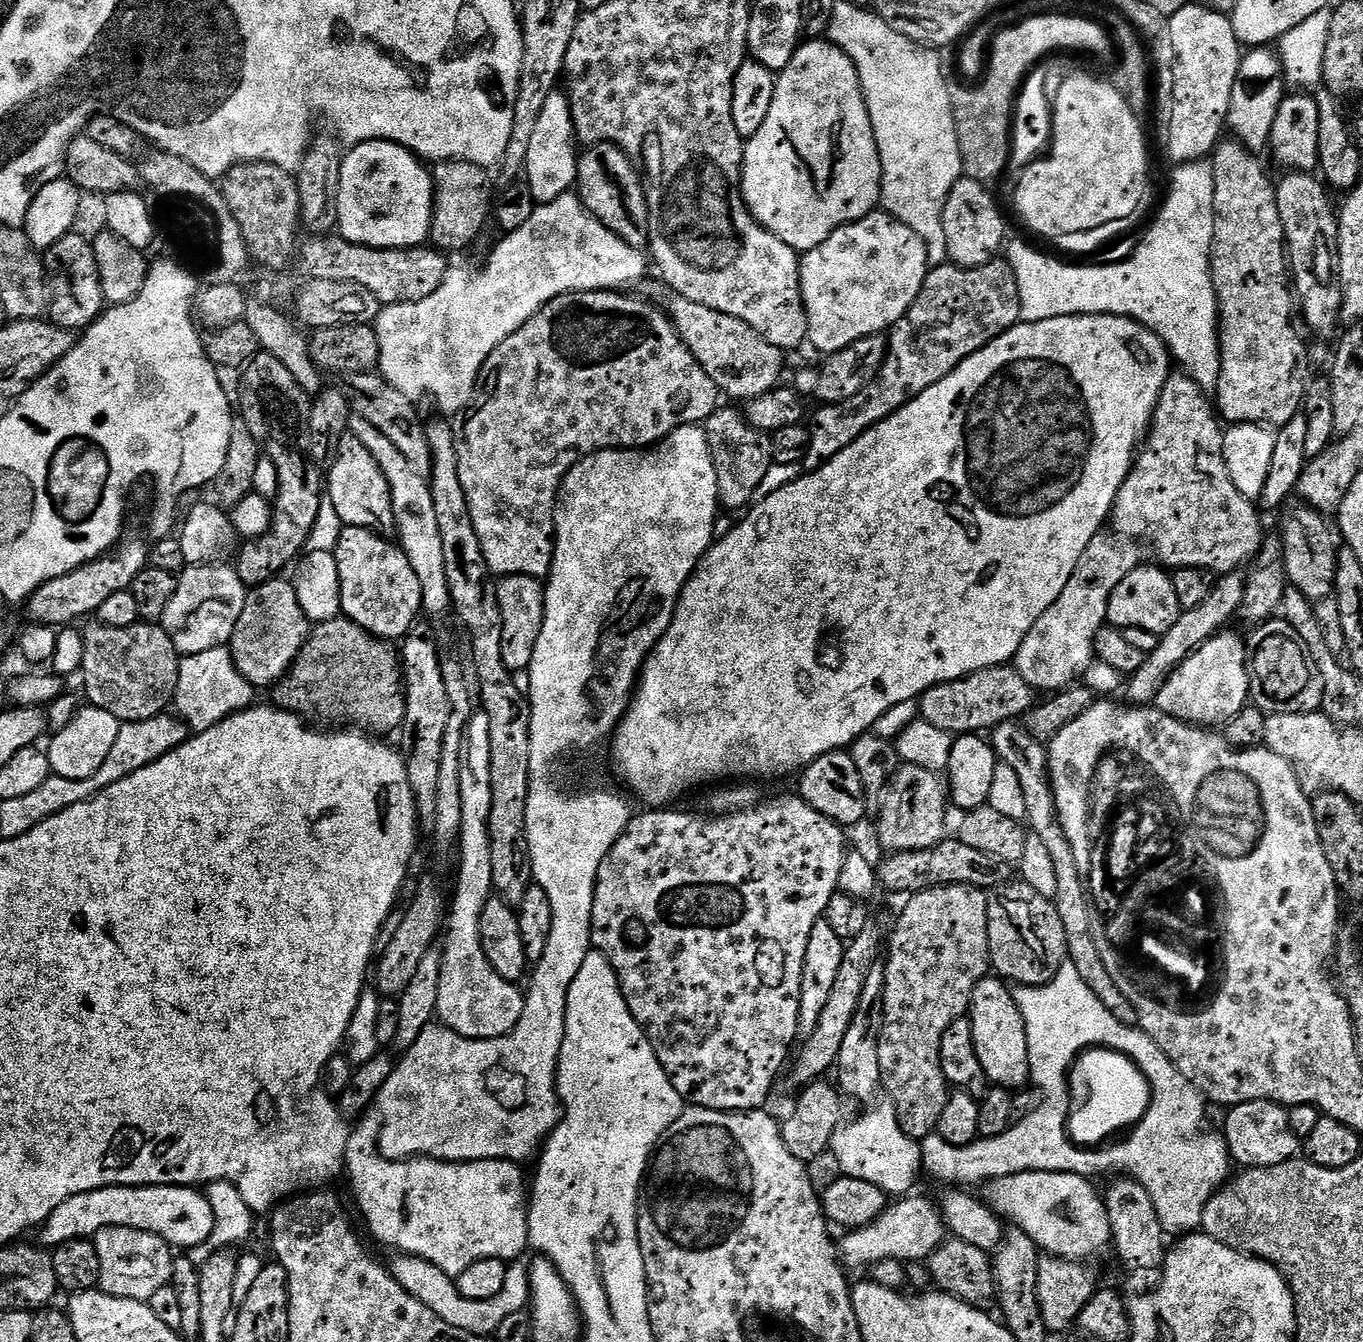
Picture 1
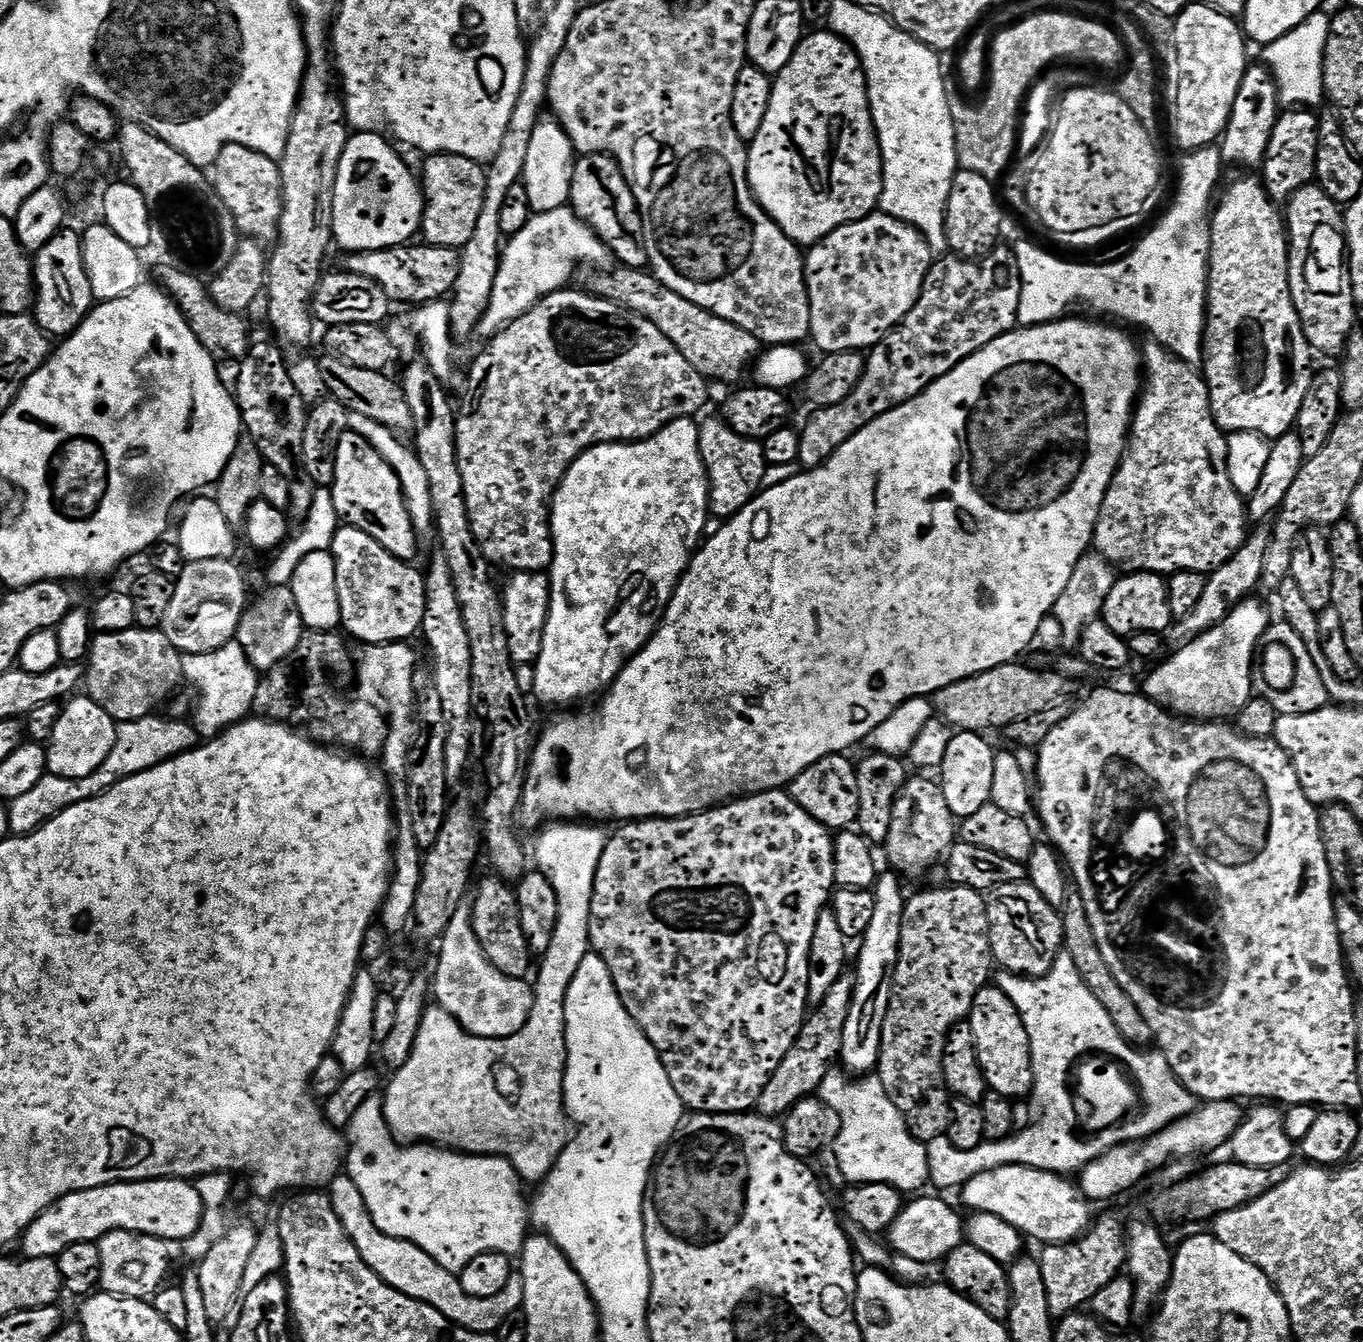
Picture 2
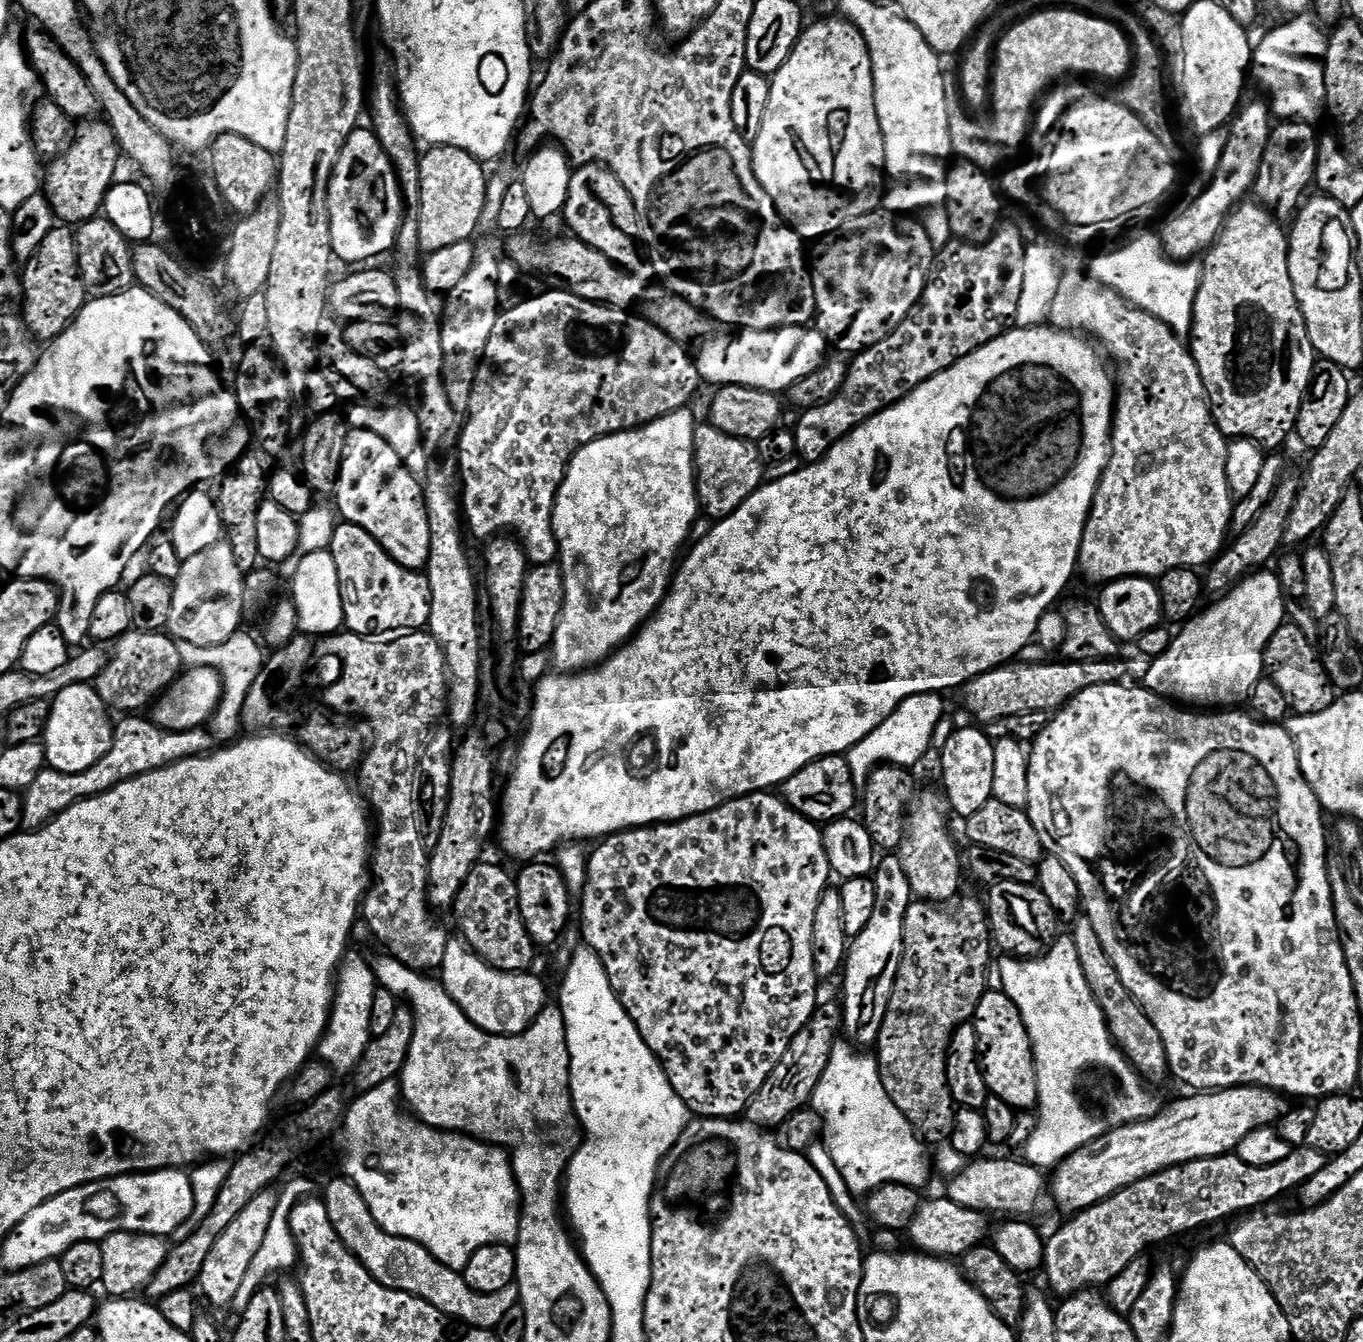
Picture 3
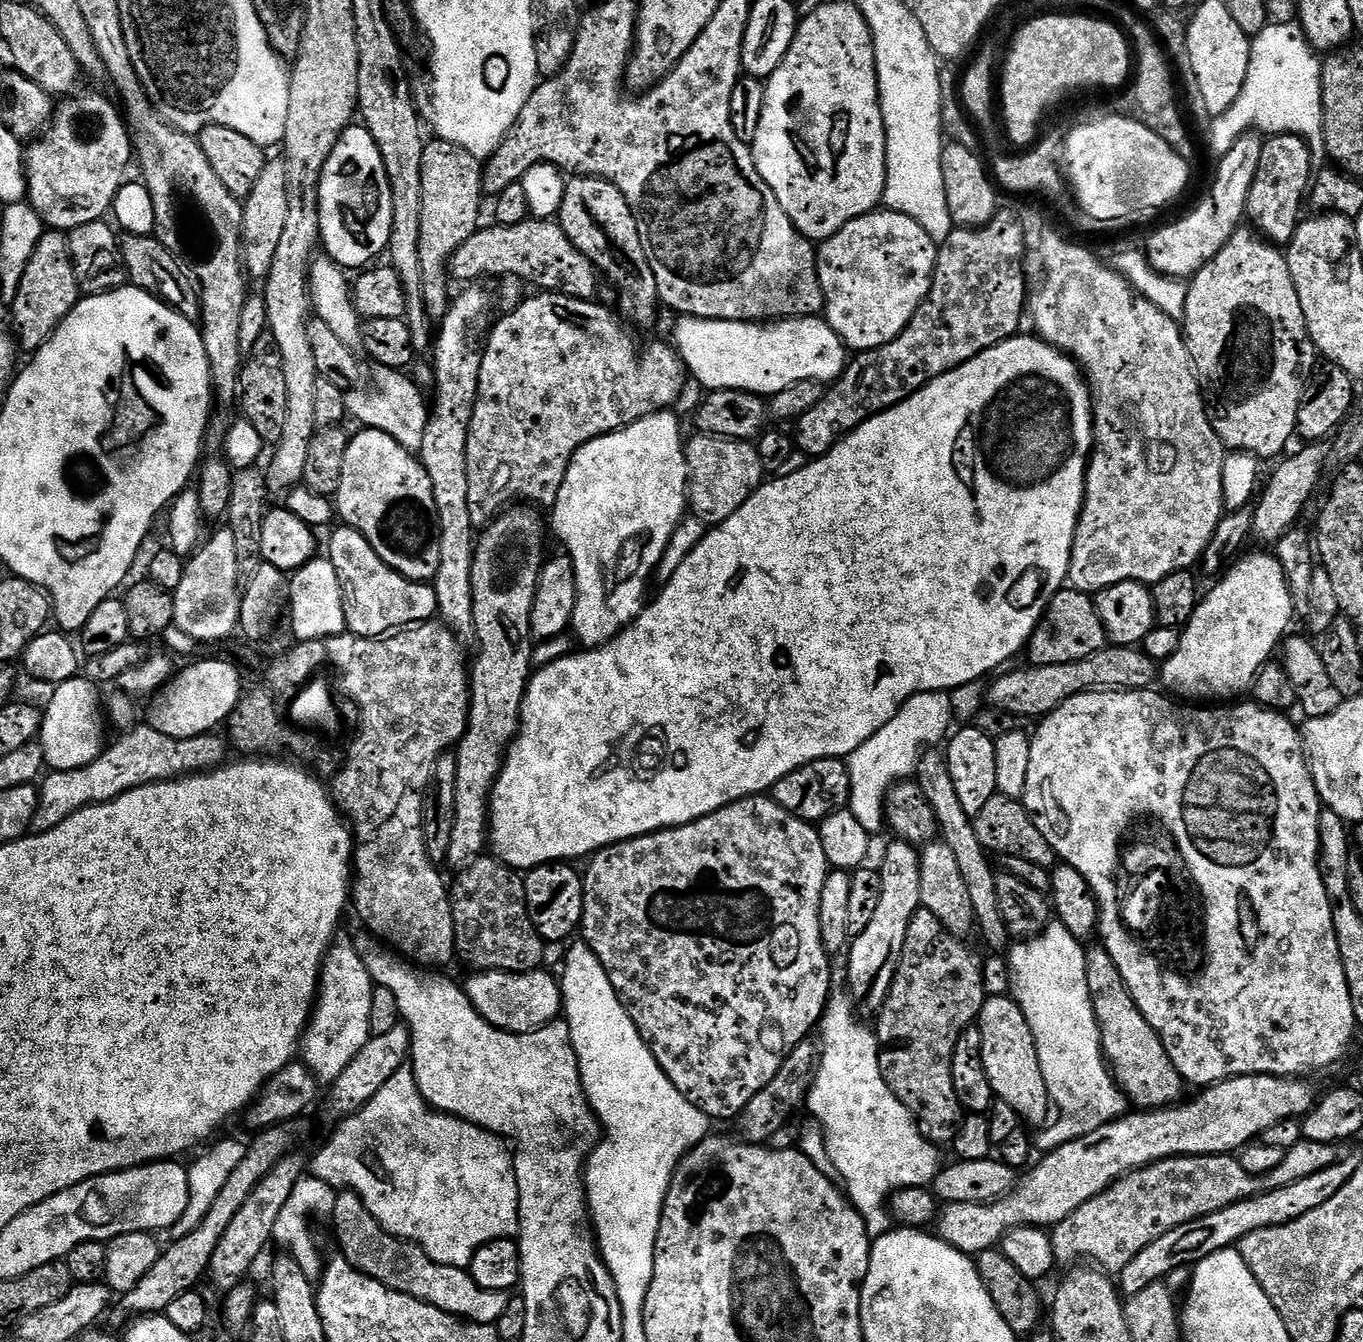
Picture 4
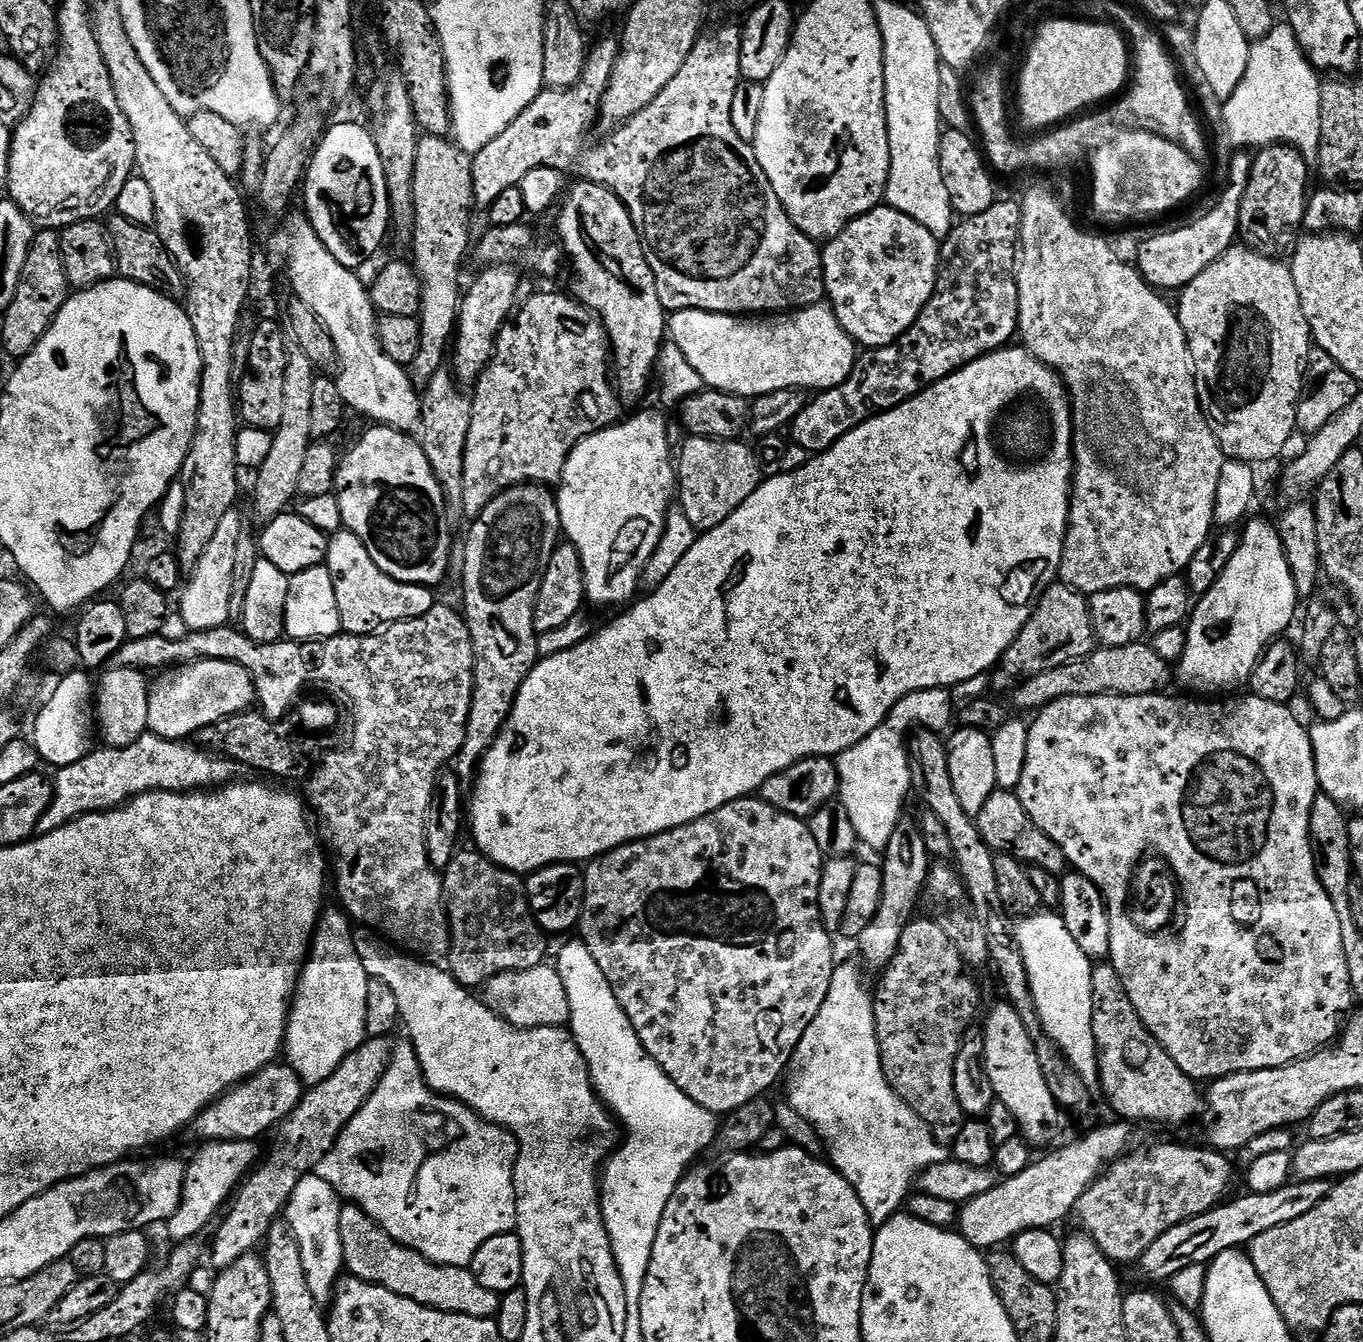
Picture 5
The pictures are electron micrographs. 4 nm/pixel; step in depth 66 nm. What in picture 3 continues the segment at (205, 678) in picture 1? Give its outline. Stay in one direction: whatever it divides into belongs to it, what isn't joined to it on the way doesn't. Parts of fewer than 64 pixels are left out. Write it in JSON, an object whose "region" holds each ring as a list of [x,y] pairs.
{"region":[[[241,630],[218,646],[194,646],[193,643],[180,640],[176,644],[179,660],[183,667],[210,668],[219,674],[223,694],[215,714],[209,720],[208,729],[215,743],[233,743],[239,735],[238,730],[241,731],[242,728],[240,722],[242,705],[250,692],[250,687],[257,681],[258,674],[261,673],[266,663],[266,656],[262,654],[263,647],[261,643],[258,640],[256,642],[250,635]]]}

